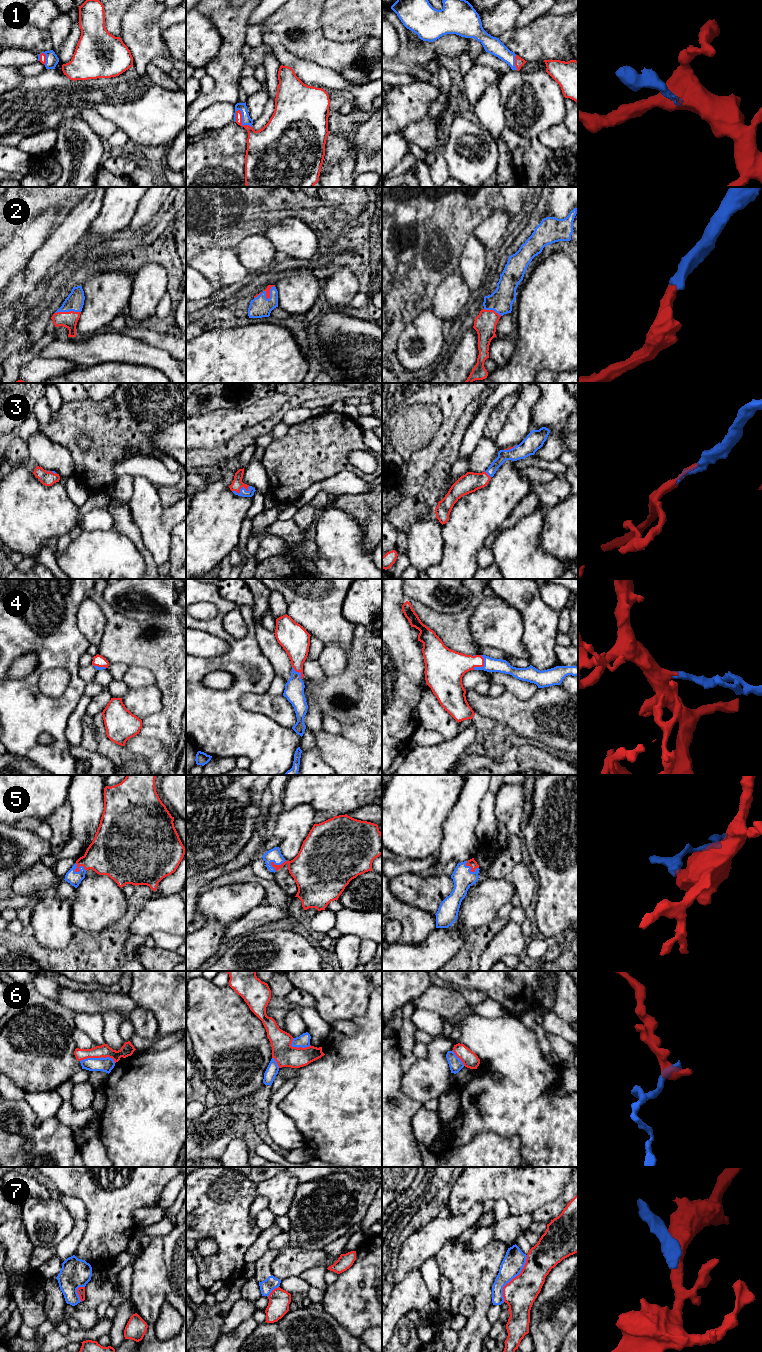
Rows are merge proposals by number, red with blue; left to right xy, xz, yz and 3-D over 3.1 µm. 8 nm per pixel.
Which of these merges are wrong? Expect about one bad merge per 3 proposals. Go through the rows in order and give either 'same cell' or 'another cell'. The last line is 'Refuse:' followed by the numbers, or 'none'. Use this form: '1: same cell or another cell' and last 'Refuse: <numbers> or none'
1: same cell
2: same cell
3: same cell
4: same cell
5: same cell
6: another cell
7: another cell
Refuse: 6, 7

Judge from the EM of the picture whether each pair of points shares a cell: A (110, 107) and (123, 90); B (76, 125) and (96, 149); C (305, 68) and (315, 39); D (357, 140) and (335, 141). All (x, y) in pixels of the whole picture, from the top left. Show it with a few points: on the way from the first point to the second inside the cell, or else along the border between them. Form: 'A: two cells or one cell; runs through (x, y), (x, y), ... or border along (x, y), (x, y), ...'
A: one cell; runs through (114, 103), (123, 94)
B: one cell; runs through (80, 131), (90, 143)
C: two cells; border along (286, 50), (299, 58), (326, 66), (329, 69)
D: two cells; border along (349, 135), (349, 146), (356, 154)

